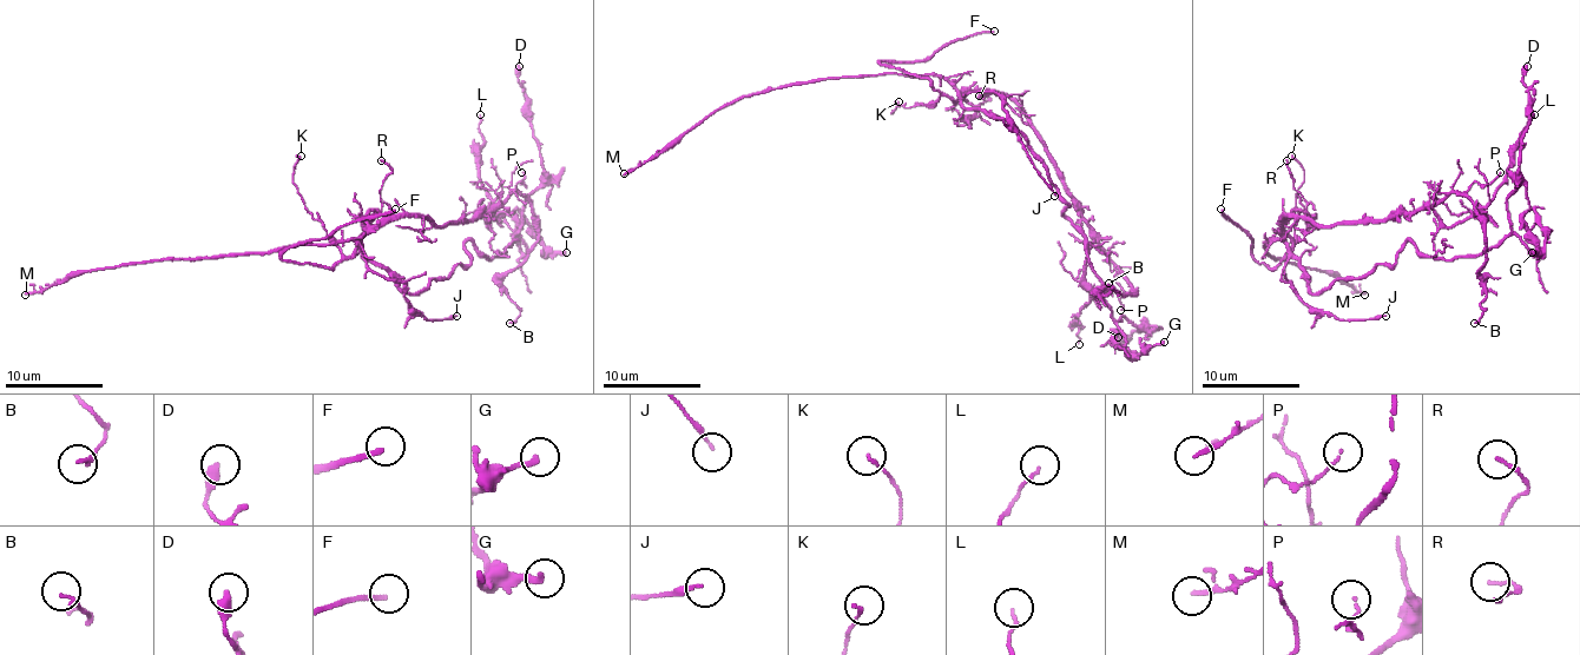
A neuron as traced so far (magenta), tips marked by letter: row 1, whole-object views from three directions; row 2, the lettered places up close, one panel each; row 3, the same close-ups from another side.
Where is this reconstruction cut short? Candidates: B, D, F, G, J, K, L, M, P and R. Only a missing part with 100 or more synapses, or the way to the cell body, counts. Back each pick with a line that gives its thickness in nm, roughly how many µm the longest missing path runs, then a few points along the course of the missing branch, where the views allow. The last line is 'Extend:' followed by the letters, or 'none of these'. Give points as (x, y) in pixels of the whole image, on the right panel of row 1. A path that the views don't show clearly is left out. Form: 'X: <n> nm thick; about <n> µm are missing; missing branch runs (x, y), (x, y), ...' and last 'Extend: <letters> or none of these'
F: 200 nm thick; about 30 µm are missing
Extend: F

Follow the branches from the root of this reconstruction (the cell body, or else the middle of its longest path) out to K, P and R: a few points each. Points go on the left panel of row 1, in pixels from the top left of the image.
K: (386, 270), (370, 263), (359, 247), (344, 256), (324, 226), (305, 206), (293, 185), (293, 165), (301, 156)
P: (386, 270), (363, 256), (368, 233), (402, 217), (436, 226), (478, 219), (524, 185), (521, 172)
R: (386, 270), (363, 256), (361, 240), (366, 217), (381, 206), (381, 185), (390, 170), (381, 160)

